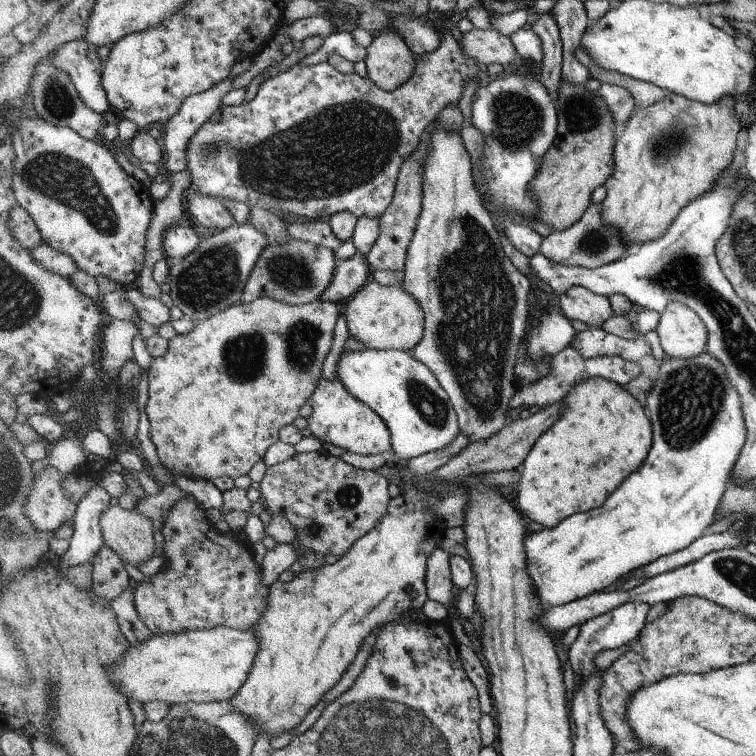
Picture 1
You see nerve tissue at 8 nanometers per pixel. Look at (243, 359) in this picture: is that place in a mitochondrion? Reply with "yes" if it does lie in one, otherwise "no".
yes

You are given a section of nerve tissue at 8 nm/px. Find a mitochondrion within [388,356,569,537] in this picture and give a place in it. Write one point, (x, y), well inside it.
(430, 407)

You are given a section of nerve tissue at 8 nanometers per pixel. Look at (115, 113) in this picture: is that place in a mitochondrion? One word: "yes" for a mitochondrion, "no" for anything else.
no

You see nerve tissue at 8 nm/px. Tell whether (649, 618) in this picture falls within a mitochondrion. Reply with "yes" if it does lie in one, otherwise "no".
no

